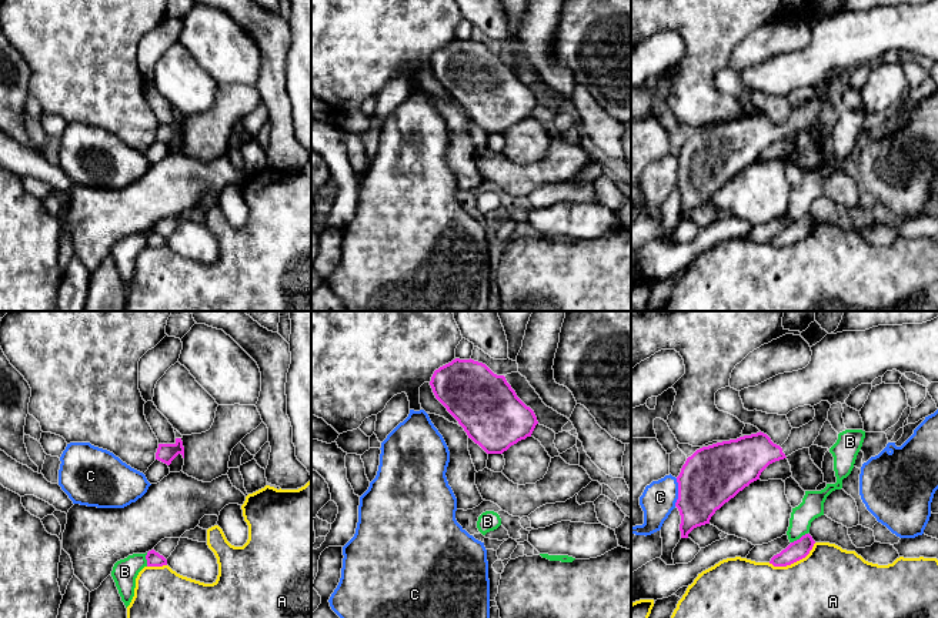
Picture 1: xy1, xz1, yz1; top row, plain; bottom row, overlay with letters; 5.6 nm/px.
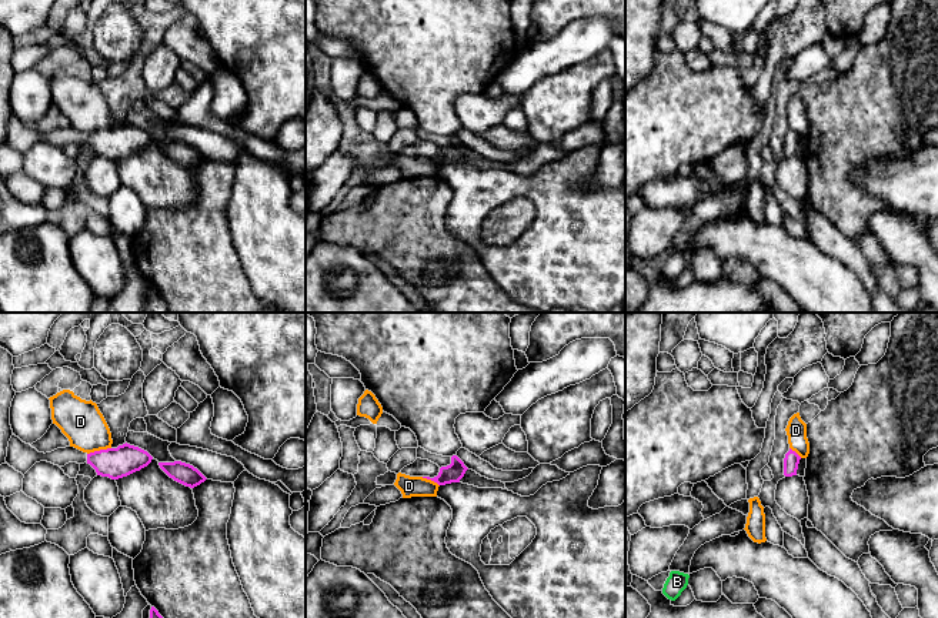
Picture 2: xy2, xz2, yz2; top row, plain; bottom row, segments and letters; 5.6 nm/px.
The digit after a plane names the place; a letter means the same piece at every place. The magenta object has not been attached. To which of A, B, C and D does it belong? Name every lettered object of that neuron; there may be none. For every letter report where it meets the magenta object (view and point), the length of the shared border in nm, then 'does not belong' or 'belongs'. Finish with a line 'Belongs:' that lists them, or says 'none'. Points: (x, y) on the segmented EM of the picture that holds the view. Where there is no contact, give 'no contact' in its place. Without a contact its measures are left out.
A: contact yz1 (793, 563); length 300 nm; does not belong
B: contact yz1 (800, 538); length 110 nm; does not belong
C: contact yz1 (678, 493); length 160 nm; does not belong
D: contact xy2 (100, 450); length 140 nm; does not belong
Belongs: none

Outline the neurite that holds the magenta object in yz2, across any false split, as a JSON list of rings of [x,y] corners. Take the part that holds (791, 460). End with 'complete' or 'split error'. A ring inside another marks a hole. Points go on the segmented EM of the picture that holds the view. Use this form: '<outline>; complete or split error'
[[[790,448],[784,458],[784,475],[792,477],[797,475],[798,464],[801,457]]]; complete

